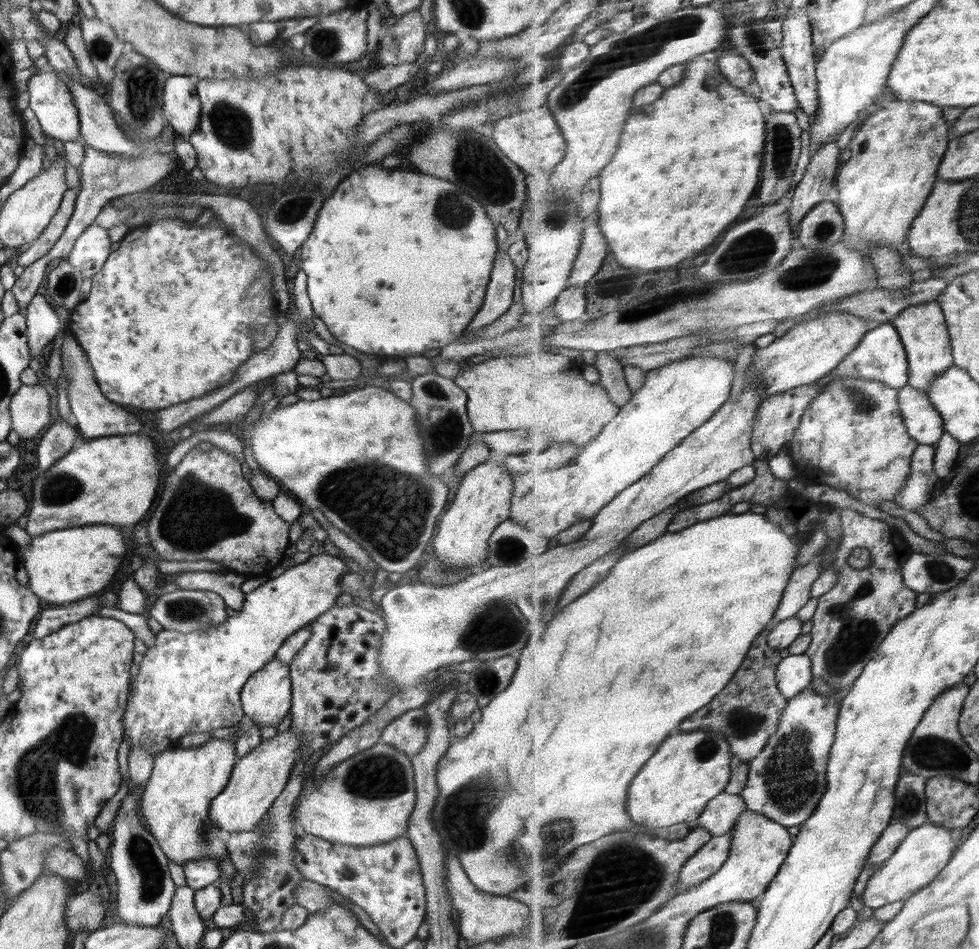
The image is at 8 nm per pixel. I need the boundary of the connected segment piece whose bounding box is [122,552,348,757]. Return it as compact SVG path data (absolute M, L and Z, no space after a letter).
M326 552L311 556L303 564L287 568L284 574L268 578L264 584L244 593L244 602L235 616L210 626L203 631L183 633L162 629L156 635L154 645L147 649L140 661L140 668L130 683L128 699L122 717L124 738L130 749L142 748L150 756L158 756L164 750L179 748L180 739L188 734L226 728L238 724L245 715L241 704L241 690L248 677L276 656L280 645L298 629L309 626L320 614L336 604L336 597L347 592L341 579L348 572L345 562Z

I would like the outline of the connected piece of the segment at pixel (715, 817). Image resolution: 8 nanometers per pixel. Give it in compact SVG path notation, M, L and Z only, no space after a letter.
M724 791L707 806L699 818L699 824L714 833L714 836L724 836L733 831L738 818L746 810L749 810L749 806L742 795Z

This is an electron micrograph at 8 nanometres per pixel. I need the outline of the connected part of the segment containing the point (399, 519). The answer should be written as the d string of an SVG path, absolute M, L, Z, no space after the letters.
M361 385L360 389L340 396L321 397L318 400L308 401L300 399L287 406L278 404L278 407L275 407L271 412L261 413L256 422L242 428L242 434L244 435L242 441L246 448L250 448L252 458L260 465L260 470L276 480L282 490L290 494L301 505L305 504L311 510L320 510L328 519L328 522L331 522L352 540L358 542L368 552L372 560L376 562L379 569L390 574L394 574L394 572L402 574L402 572L408 572L412 566L417 566L420 563L422 554L424 554L424 550L426 550L426 546L430 542L432 534L434 534L436 518L442 514L442 510L448 502L446 494L449 491L446 490L442 478L434 476L432 473L428 474L428 470L424 466L423 443L417 434L418 426L415 424L415 420L414 408L410 406L409 402L400 400L398 396L382 387Z

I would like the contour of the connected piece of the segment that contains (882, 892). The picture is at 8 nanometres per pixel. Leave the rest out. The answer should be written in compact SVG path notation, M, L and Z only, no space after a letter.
M926 822L912 830L898 852L888 859L878 871L875 871L866 887L865 906L876 909L894 902L908 901L914 893L934 882L944 872L958 850L958 843L952 838L952 828Z

